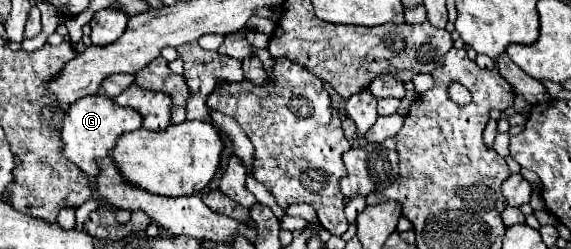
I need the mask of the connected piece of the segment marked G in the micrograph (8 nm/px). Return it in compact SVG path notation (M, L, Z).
M87 95L79 101L75 101L63 119L63 129L61 129L61 139L65 143L63 155L71 159L83 173L89 177L95 177L99 173L97 159L103 159L107 153L113 151L115 141L119 135L135 131L141 127L141 115L129 107L119 107L111 97L107 95Z

